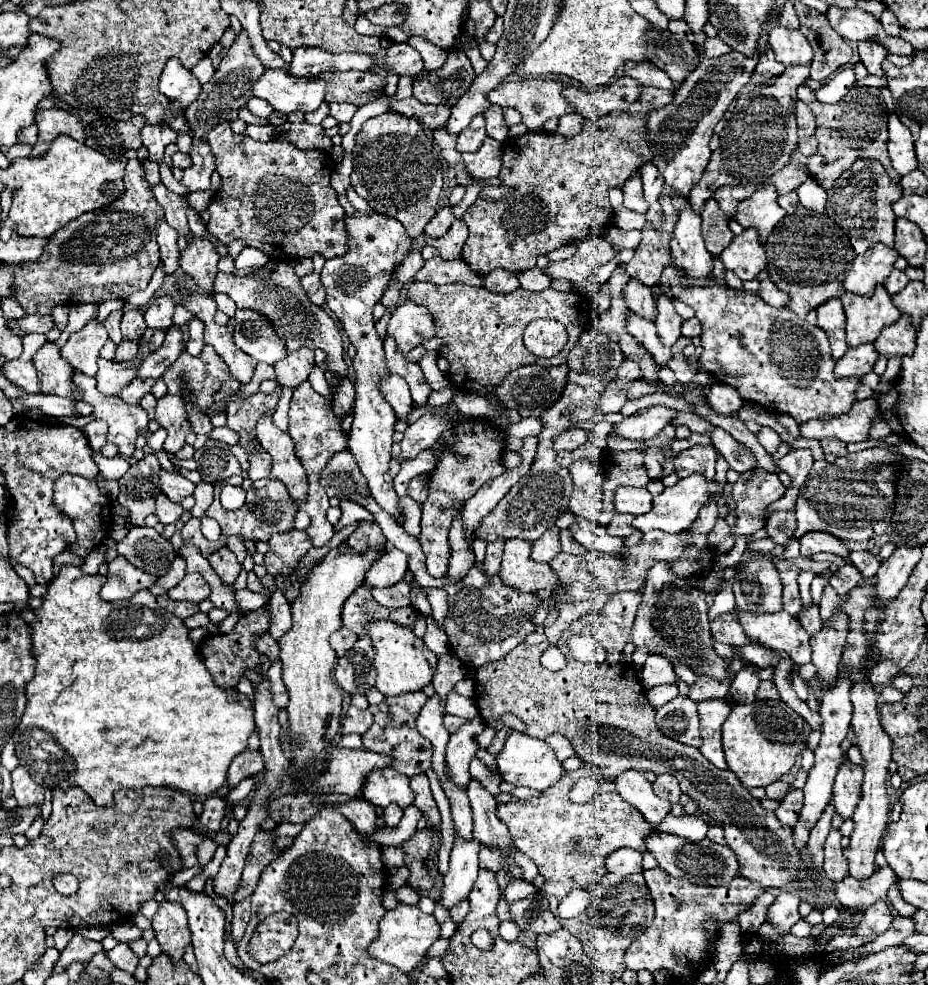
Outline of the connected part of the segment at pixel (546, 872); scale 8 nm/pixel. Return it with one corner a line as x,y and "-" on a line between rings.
586,766
568,772
554,788
542,792
540,796
498,804
496,812
498,818
510,828
516,848
522,854
526,854
536,864
538,872
546,878
544,890
556,894
558,898
564,898
572,888
588,888
594,882
598,882
606,874
604,868
606,856
618,850
620,846
646,852
644,838
652,832
652,826
644,820
644,816
634,806
626,804
626,800
622,800
622,796
614,788
614,782
610,780
598,782
598,776
592,774

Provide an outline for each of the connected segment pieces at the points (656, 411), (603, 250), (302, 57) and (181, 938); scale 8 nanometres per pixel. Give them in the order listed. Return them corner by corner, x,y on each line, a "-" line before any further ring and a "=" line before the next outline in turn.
652,406
640,410
632,416
626,416
622,422
612,426
612,432
626,440
650,440
654,438
666,424
670,424
676,410
666,406
=
588,238
576,244
578,250
570,260
564,262
550,262
550,268
546,268
546,276
550,278
564,278
576,284
578,292
586,294
586,276
592,272
592,268
606,264
616,252
612,244
608,244
604,238
=
298,46
294,48
292,74
294,76
316,76
322,72
344,72
344,70
372,70
376,66
370,54
330,54
322,48
=
160,902
160,908
152,918
152,930
162,952
166,952
172,962
178,962
190,942
186,910
178,902

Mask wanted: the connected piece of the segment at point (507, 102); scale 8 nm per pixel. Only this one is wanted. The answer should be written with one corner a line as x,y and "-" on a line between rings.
528,78
528,80
504,80
498,88
490,90
486,94
488,102
490,104
498,104
502,108
516,108
520,114
522,114
522,124
528,128
528,130
540,130
542,124
556,116
556,118
562,118
564,114
570,114
574,112
574,108
570,108
570,104
564,100
562,96
562,84
560,82
554,82
554,80
538,80
538,78

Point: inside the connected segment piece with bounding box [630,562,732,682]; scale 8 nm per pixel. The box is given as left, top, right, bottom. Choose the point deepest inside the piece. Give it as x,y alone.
672,621

